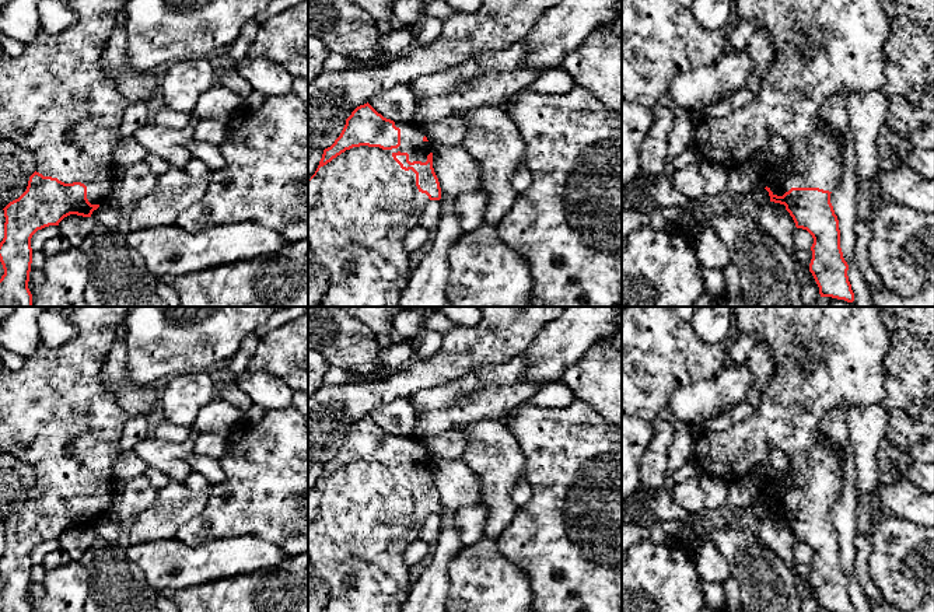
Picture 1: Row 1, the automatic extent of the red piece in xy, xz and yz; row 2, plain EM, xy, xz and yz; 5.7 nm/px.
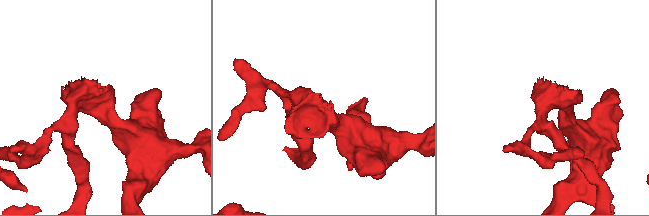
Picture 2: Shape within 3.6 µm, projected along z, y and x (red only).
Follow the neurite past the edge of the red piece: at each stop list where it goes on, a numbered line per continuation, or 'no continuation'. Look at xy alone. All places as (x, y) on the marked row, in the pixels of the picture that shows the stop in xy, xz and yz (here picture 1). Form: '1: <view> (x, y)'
1: xy (56, 100)

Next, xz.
1: xz (361, 205)

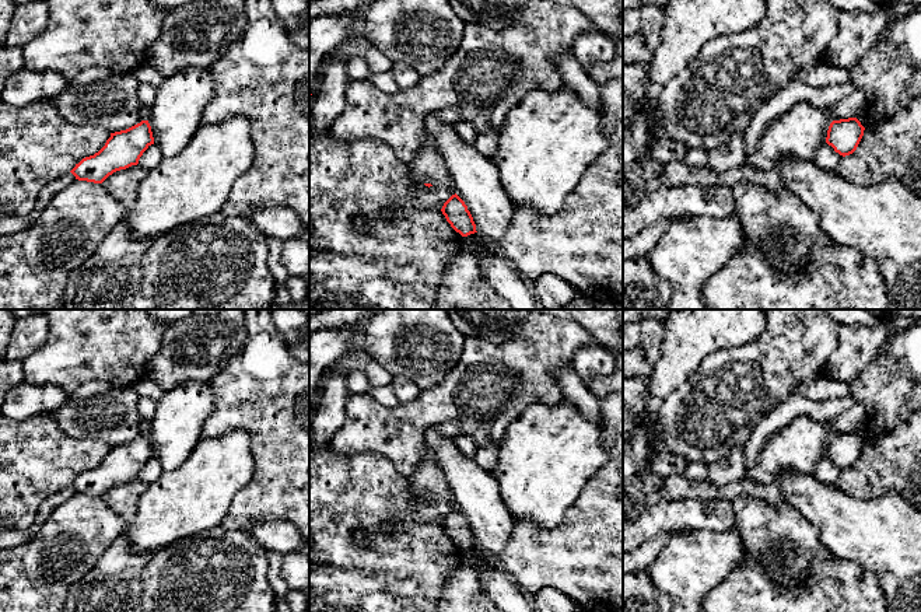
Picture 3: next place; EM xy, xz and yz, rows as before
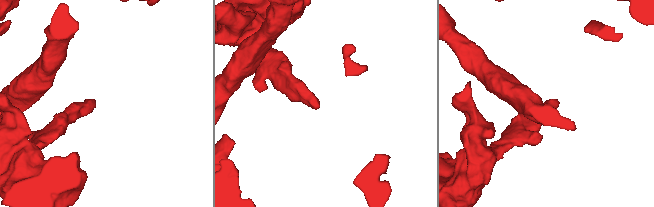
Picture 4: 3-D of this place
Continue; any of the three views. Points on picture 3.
no continuation

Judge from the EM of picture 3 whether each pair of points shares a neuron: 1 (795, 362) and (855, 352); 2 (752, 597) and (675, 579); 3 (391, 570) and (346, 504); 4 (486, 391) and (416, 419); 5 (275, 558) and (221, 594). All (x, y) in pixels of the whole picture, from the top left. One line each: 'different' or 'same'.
1: different
2: different
3: same
4: same
5: different

